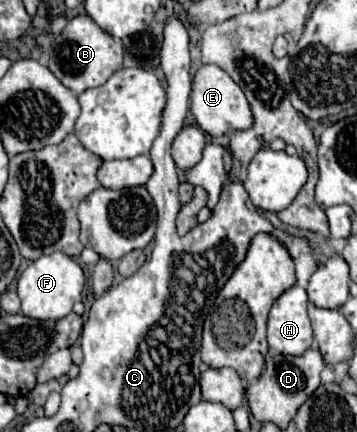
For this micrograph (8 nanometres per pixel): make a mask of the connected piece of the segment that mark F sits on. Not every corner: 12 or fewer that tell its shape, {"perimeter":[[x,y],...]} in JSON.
{"perimeter":[[60,251],[18,277],[22,315],[62,319],[84,289],[84,273]]}

